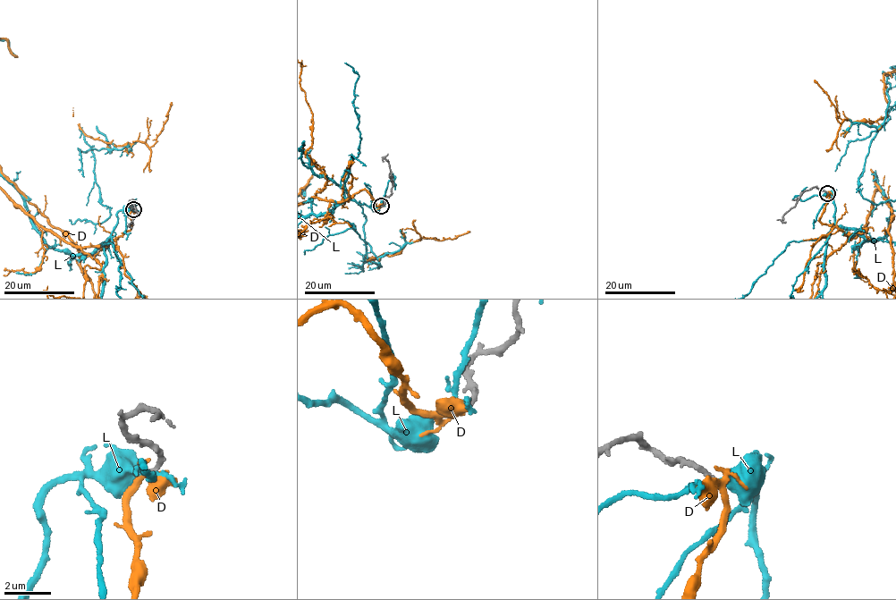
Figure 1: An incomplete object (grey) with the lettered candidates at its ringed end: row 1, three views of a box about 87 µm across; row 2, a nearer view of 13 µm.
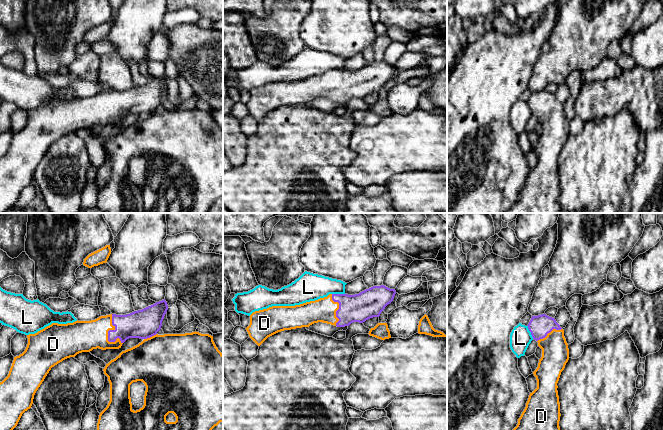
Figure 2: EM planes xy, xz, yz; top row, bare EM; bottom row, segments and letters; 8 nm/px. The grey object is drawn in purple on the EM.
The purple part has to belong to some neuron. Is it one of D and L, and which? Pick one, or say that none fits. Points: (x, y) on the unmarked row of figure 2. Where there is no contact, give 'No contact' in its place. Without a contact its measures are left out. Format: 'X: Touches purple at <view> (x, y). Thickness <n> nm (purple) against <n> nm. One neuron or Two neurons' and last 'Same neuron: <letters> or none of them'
D: Touches purple at xy (108, 109). Thickness 220 nm (purple) against 260 nm. One neuron
L: Touches purple at yz (530, 107). Thickness 170 nm (purple) against 170 nm. Two neurons
Same neuron: D

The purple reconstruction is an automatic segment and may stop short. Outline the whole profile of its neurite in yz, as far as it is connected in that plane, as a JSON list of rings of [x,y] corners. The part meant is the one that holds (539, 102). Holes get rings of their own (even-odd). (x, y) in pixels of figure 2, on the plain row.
[[[546,90],[532,92],[527,102],[533,115],[538,118],[538,122],[542,125],[542,133],[539,135],[537,145],[533,148],[537,156],[537,164],[530,169],[517,202],[506,213],[560,213],[561,190],[557,159],[569,136],[569,125],[564,113],[564,106],[555,94]]]

